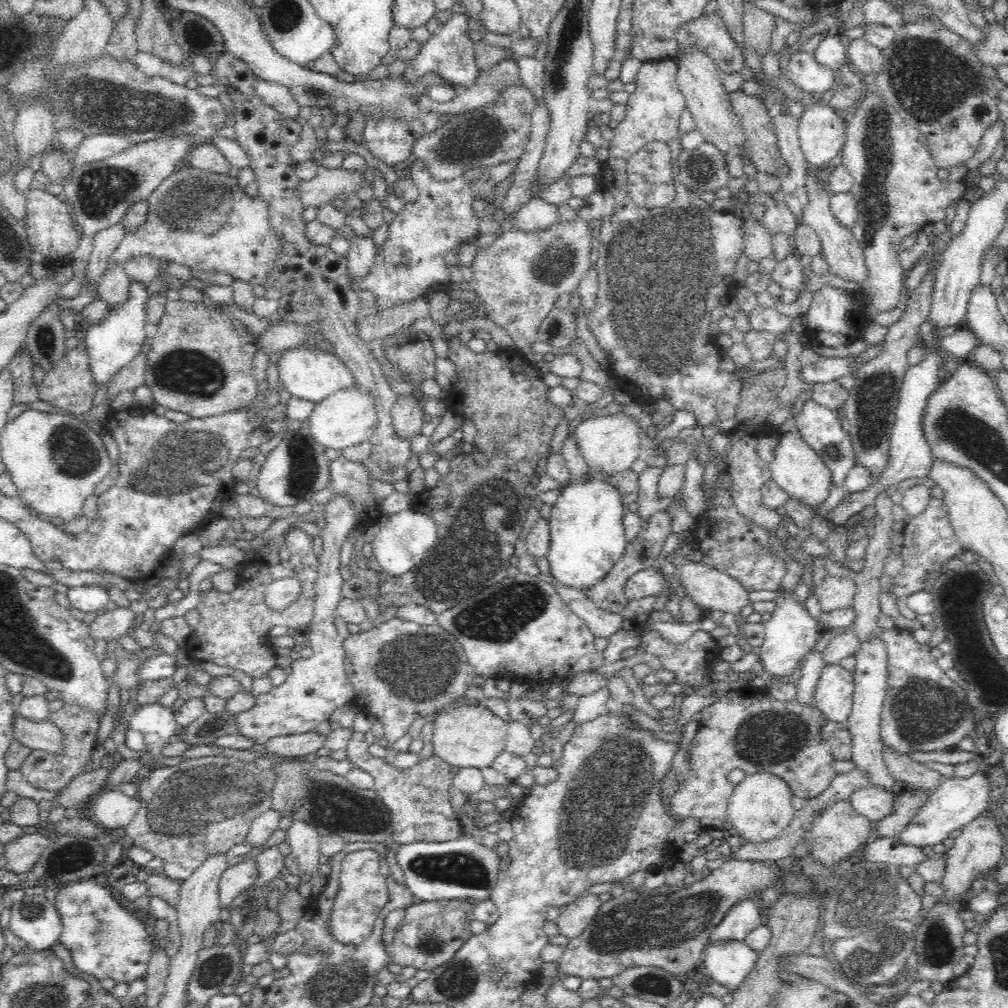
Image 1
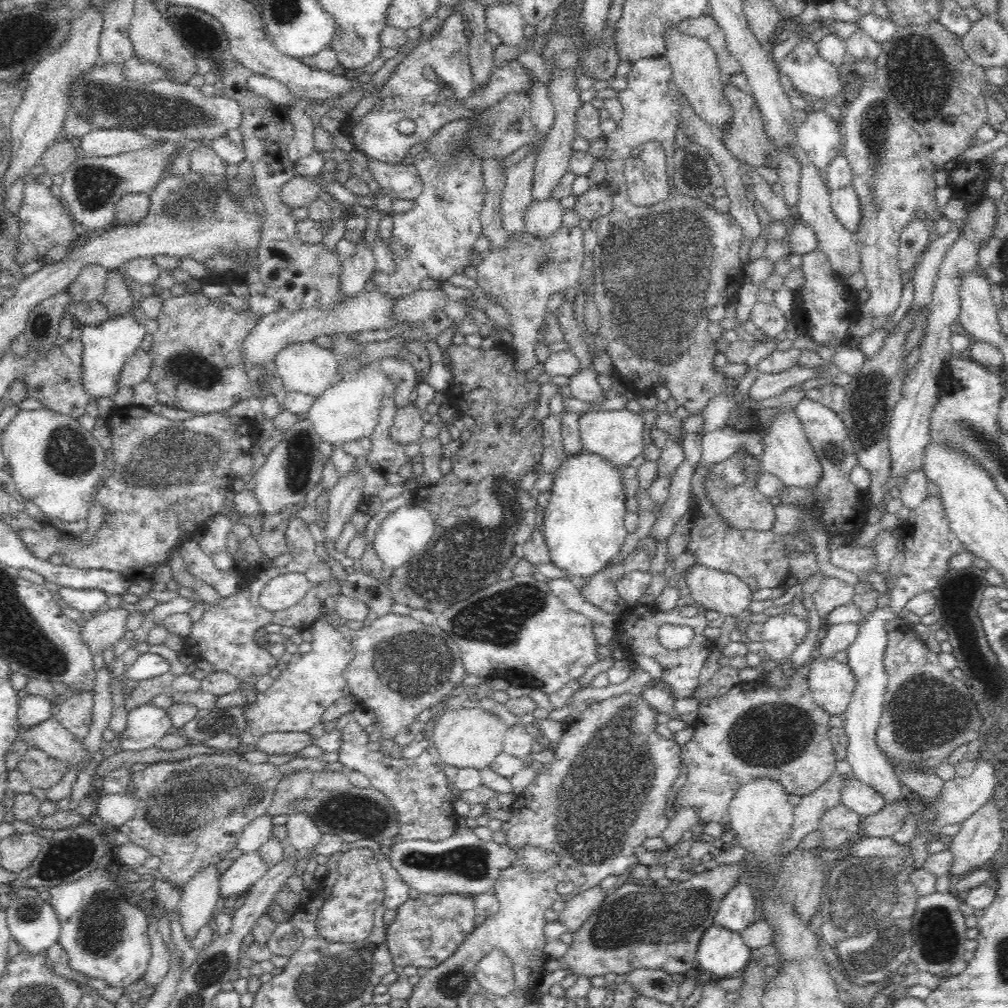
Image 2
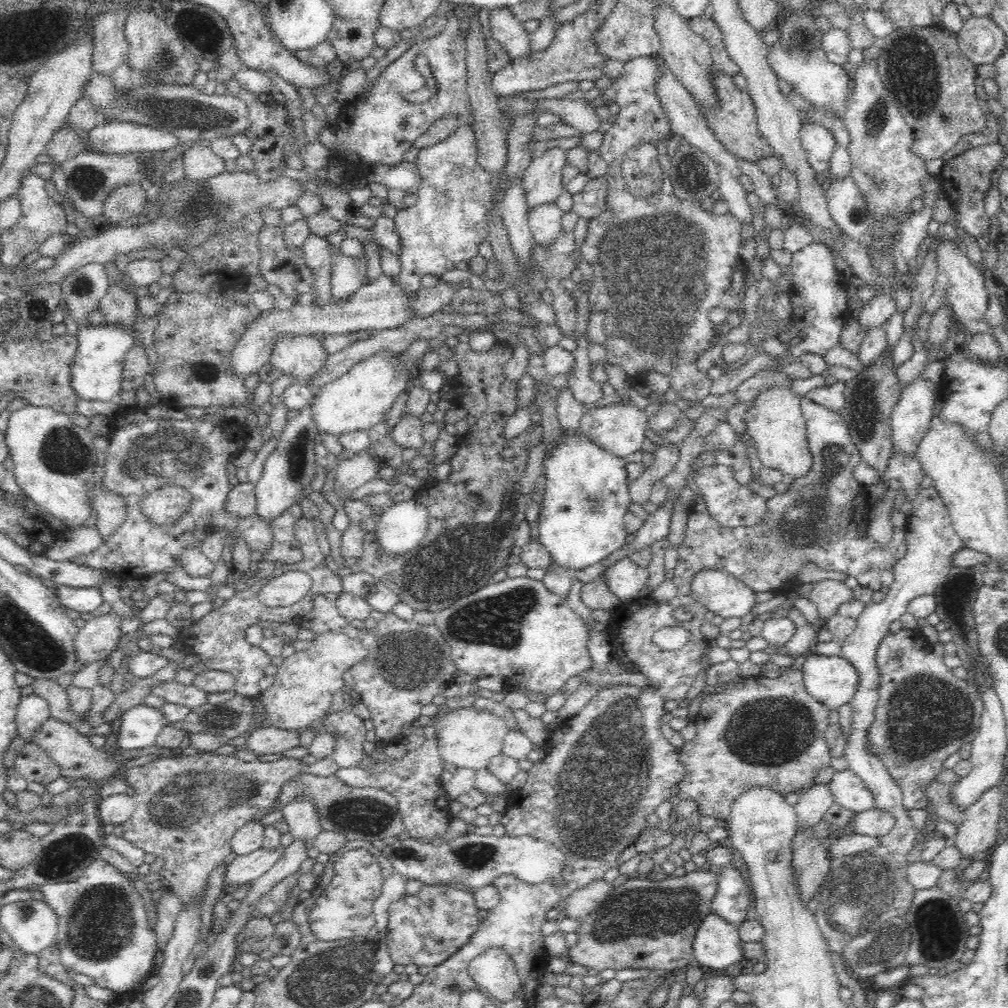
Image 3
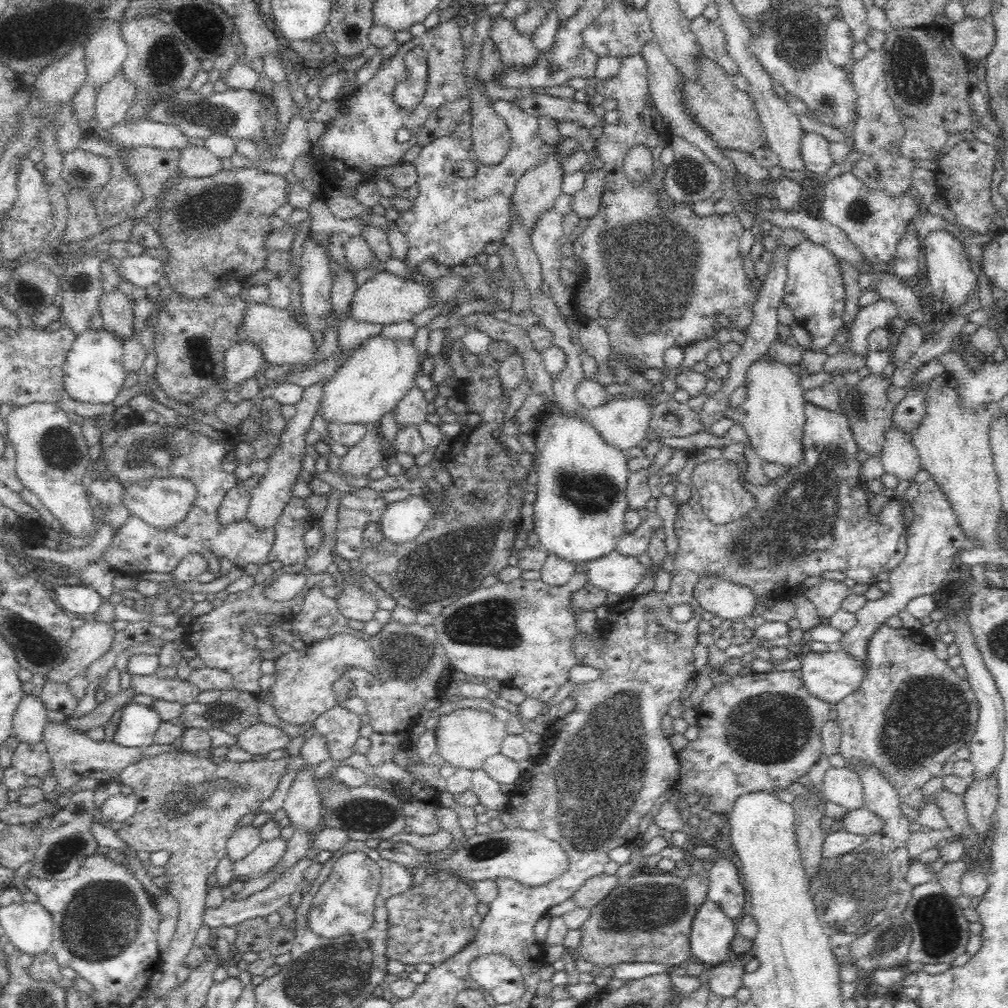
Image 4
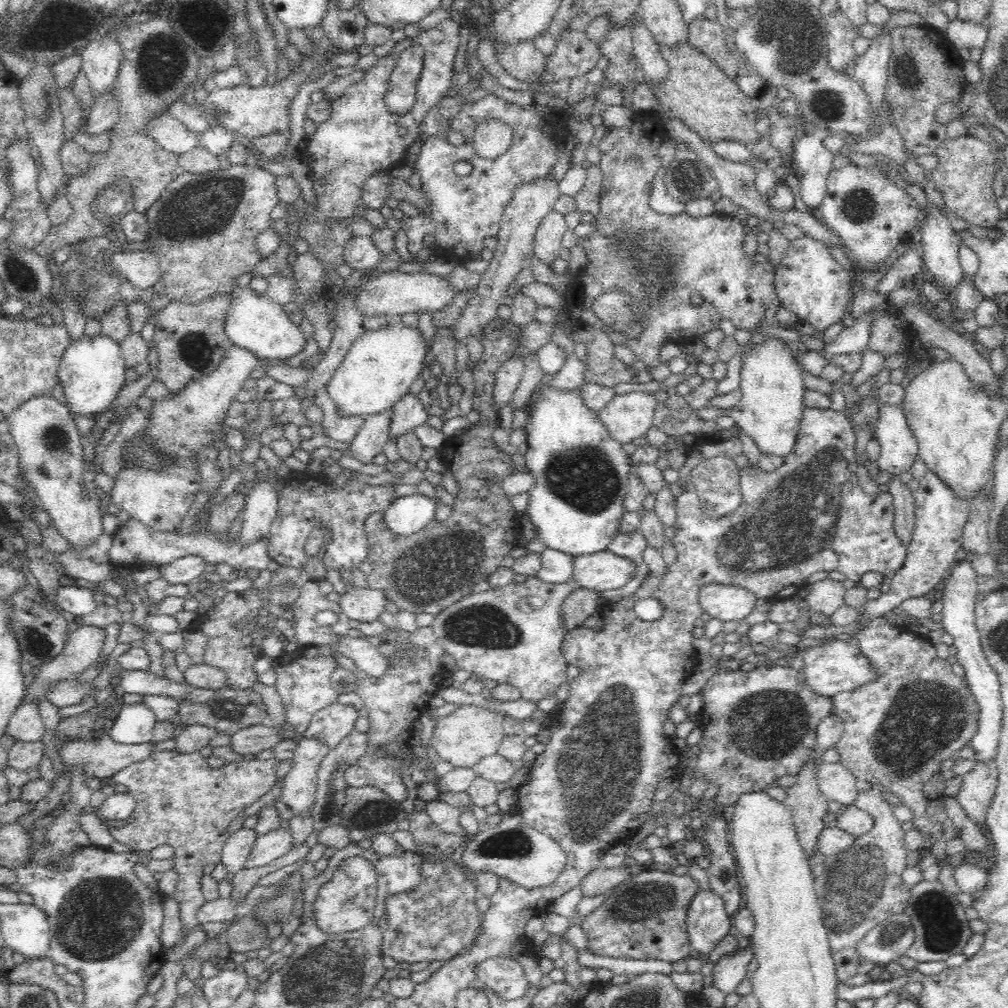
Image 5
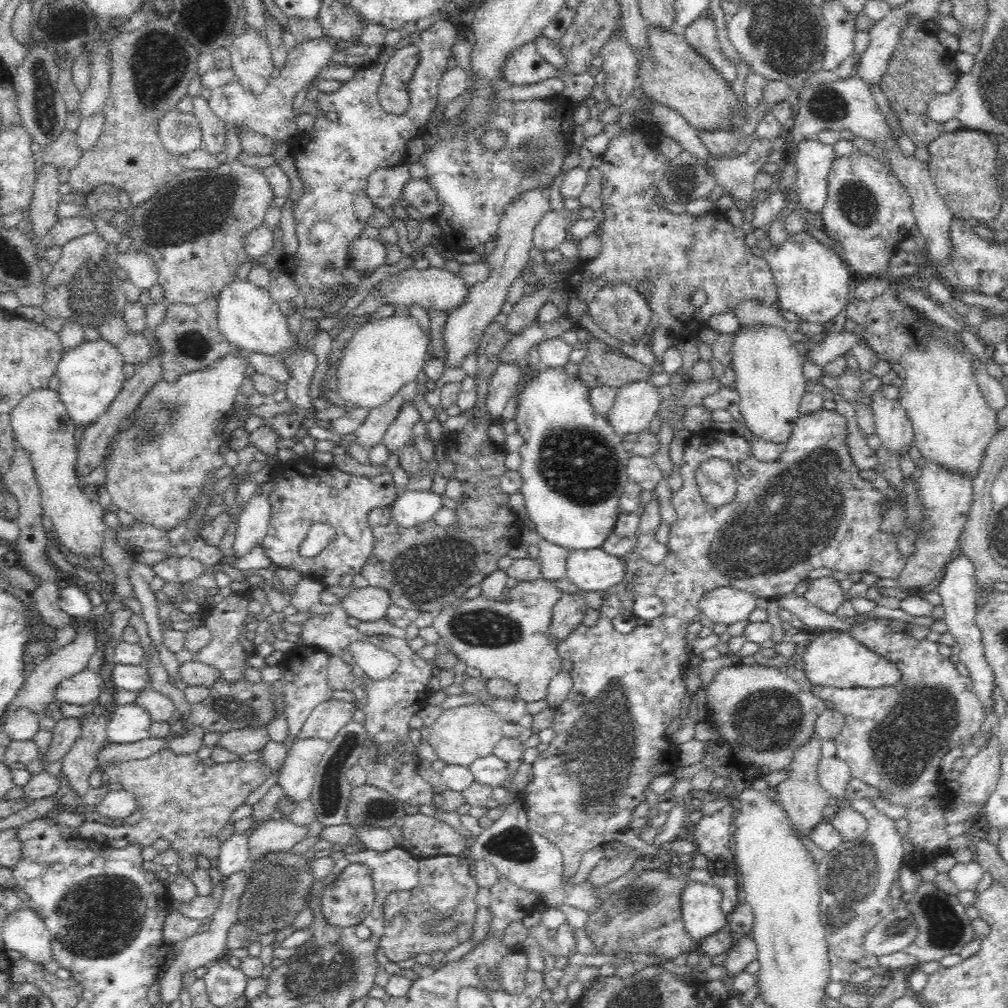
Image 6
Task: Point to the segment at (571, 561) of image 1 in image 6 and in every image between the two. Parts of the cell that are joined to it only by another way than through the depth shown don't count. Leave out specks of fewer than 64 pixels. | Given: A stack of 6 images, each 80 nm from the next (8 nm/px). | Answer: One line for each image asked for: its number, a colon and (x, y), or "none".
2: (583, 522)
3: (582, 520)
4: (581, 482)
5: (576, 505)
6: (574, 467)

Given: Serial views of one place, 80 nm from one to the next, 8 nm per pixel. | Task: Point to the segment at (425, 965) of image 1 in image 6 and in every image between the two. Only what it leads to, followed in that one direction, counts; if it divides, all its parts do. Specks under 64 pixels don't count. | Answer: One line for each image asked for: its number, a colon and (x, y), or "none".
2: (428, 930)
3: (425, 929)
4: (428, 924)
5: (438, 919)
6: (446, 888)

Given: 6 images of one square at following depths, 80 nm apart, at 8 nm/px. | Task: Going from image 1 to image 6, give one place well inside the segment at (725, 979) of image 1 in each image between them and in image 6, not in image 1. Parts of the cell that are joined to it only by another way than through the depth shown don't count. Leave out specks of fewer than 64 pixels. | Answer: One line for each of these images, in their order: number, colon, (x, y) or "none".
2: (723, 954)
3: (717, 946)
4: (712, 933)
5: (708, 923)
6: (701, 904)

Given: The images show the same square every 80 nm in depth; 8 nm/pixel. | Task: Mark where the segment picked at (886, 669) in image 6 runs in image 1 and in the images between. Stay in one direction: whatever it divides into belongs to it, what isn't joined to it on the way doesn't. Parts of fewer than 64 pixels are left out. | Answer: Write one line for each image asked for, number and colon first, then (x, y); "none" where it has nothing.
1: (834, 696)
2: (831, 684)
3: (832, 681)
4: (831, 676)
5: (834, 667)

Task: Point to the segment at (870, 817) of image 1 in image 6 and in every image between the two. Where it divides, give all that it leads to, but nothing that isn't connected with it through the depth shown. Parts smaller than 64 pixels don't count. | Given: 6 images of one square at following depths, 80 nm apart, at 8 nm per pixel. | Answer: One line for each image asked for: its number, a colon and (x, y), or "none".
2: (862, 799)
3: (849, 791)
4: (842, 786)
5: (839, 785)
6: (834, 775)

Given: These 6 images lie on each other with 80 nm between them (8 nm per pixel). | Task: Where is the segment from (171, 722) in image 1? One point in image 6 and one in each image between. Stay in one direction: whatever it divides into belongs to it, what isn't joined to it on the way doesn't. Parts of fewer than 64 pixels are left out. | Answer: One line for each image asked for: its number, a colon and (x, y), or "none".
2: (146, 725)
3: (141, 725)
4: (139, 723)
5: (135, 724)
6: (128, 723)

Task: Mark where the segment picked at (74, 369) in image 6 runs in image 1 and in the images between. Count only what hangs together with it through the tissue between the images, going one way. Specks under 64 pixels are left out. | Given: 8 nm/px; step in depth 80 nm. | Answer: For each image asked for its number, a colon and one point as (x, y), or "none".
1: (112, 343)
2: (107, 346)
3: (96, 374)
4: (94, 372)
5: (92, 372)

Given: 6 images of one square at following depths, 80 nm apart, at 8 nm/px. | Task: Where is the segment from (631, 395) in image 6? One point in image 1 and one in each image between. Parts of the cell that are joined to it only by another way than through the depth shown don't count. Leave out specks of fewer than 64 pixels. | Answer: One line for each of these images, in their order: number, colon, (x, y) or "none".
1: (609, 444)
2: (615, 436)
3: (618, 429)
4: (622, 424)
5: (626, 417)

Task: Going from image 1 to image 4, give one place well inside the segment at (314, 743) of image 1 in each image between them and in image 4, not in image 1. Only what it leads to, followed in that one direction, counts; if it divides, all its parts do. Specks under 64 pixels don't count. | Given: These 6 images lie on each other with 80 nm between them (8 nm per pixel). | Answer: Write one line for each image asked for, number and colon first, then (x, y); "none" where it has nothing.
2: (272, 743)
3: (267, 740)
4: (261, 738)

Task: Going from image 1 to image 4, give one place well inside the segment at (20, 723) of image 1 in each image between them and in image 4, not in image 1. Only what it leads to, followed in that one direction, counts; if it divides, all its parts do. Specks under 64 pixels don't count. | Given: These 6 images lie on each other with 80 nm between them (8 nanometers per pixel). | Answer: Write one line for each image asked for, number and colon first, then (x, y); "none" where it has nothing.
2: (50, 736)
3: (73, 753)
4: (74, 756)

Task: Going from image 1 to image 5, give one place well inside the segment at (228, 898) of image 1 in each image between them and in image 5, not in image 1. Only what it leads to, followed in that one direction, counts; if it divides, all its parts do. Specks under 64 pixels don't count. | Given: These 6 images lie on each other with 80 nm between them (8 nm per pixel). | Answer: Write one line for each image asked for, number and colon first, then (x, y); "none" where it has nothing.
2: (243, 872)
3: (244, 869)
4: (267, 855)
5: (271, 846)

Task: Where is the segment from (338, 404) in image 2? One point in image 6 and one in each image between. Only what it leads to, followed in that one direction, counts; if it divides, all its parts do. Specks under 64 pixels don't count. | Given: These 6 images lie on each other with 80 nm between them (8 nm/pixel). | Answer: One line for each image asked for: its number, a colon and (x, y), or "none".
3: (356, 401)
4: (380, 372)
5: (380, 368)
6: (384, 356)

